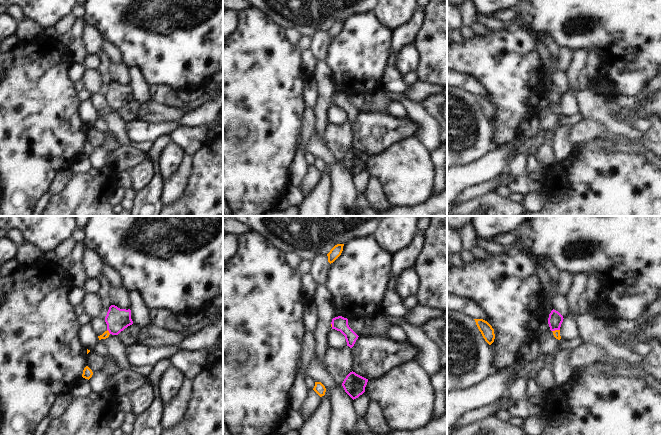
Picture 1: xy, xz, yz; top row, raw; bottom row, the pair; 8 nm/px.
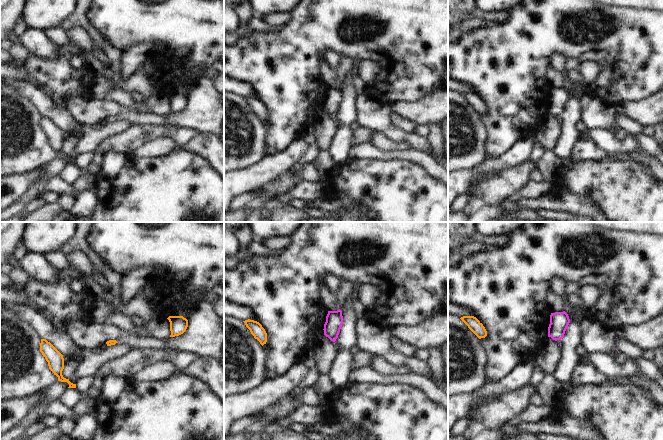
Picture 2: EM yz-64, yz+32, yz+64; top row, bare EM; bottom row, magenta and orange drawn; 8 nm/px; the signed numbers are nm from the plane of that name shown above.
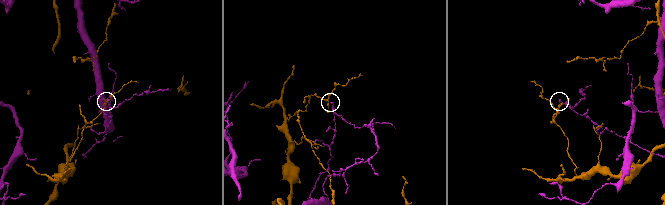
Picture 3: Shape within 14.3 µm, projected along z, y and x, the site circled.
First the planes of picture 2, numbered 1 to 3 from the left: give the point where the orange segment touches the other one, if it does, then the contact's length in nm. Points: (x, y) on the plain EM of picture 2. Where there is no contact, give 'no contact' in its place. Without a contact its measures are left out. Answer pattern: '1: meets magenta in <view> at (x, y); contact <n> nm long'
1: no contact
2: no contact
3: no contact

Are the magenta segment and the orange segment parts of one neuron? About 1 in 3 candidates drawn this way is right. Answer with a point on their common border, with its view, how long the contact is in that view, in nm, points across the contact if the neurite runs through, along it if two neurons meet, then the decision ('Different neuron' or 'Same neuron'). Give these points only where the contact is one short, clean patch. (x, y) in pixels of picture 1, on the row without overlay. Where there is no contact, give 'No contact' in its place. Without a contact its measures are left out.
Touches magenta at yz (555, 105). Shared border 70 nm. Boundary: yz (559, 105), (552, 107). Different neuron

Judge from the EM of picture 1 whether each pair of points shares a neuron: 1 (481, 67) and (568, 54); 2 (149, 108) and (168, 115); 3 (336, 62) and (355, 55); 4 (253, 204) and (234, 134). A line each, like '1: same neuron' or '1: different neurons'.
1: different neurons
2: same neuron
3: same neuron
4: same neuron

